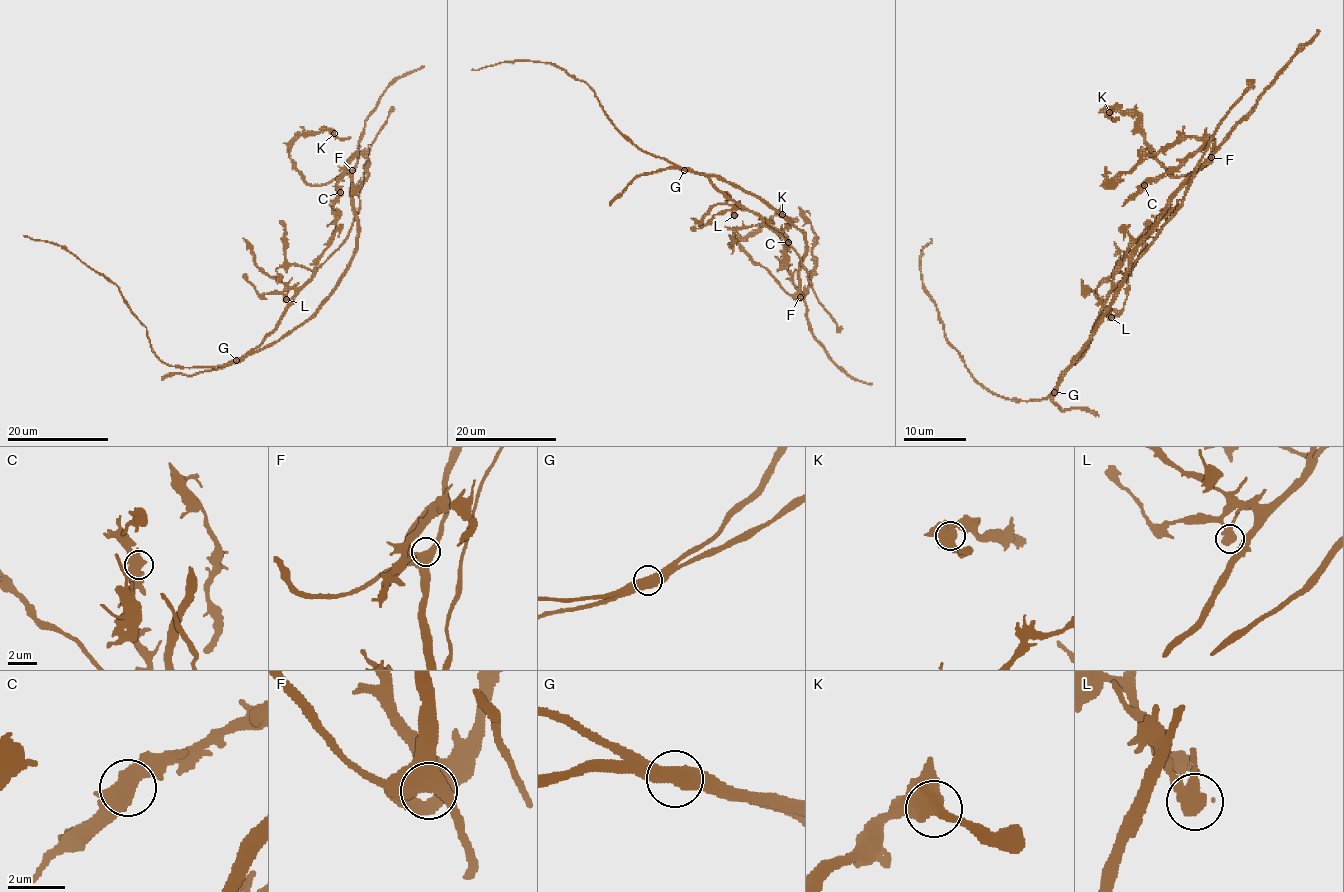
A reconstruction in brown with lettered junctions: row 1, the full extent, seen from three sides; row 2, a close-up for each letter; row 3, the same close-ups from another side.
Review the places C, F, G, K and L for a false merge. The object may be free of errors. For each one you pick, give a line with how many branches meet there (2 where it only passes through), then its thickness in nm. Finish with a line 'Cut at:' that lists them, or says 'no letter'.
G: 2 branches meet; 600 nm thick
Cut at: G

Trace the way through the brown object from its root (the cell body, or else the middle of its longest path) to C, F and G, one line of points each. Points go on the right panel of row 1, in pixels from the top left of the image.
C: (1083, 349), (1125, 277), (1133, 249), (1170, 198), (1212, 156), (1214, 142), (1206, 140), (1176, 167), (1144, 185)
F: (1083, 349), (1125, 277), (1133, 249), (1148, 232), (1170, 198), (1211, 157)
G: (1083, 349), (1063, 373), (1055, 391)

